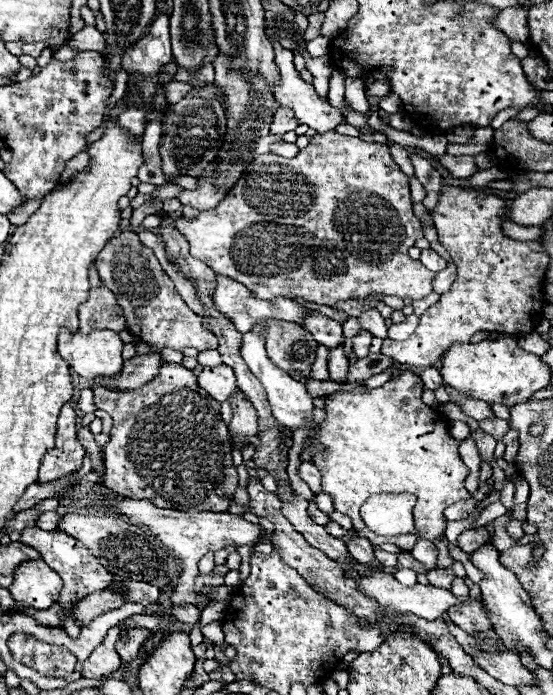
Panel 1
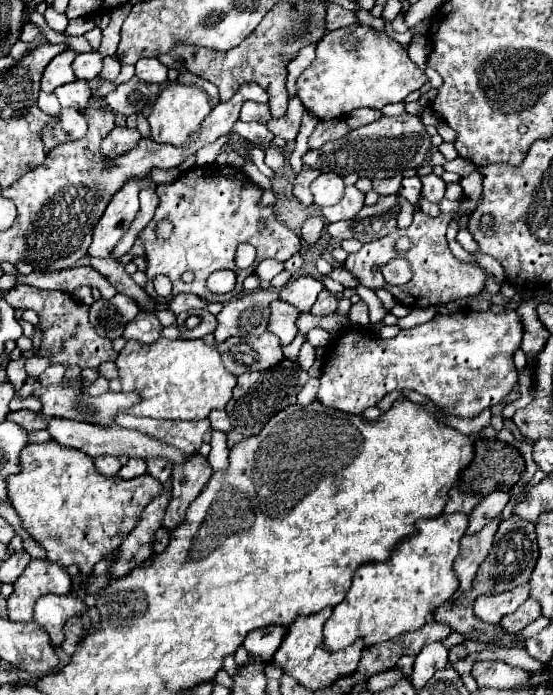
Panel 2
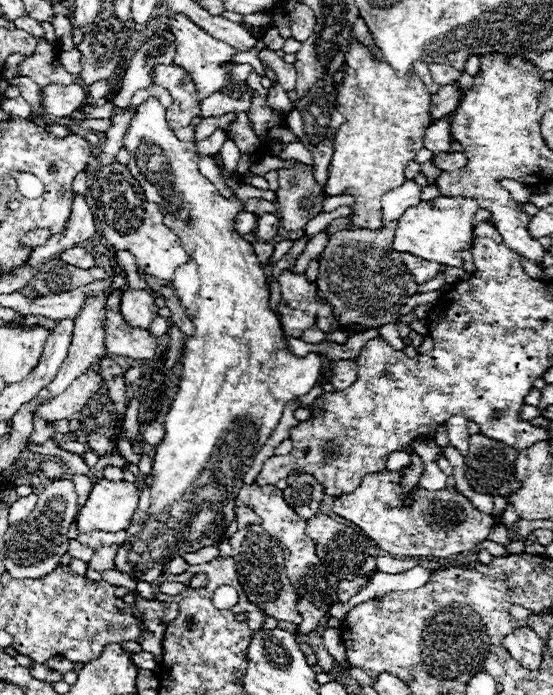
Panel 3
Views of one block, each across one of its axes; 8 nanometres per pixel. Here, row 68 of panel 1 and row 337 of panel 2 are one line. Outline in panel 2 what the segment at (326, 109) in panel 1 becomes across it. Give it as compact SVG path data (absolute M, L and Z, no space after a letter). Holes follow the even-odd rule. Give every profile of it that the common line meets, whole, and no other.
M282 300L272 302L270 310L272 310L272 314L270 314L268 330L272 334L276 334L282 344L290 344L298 334L296 320L300 316L300 310L296 310L294 306L290 306L290 304L282 302Z

